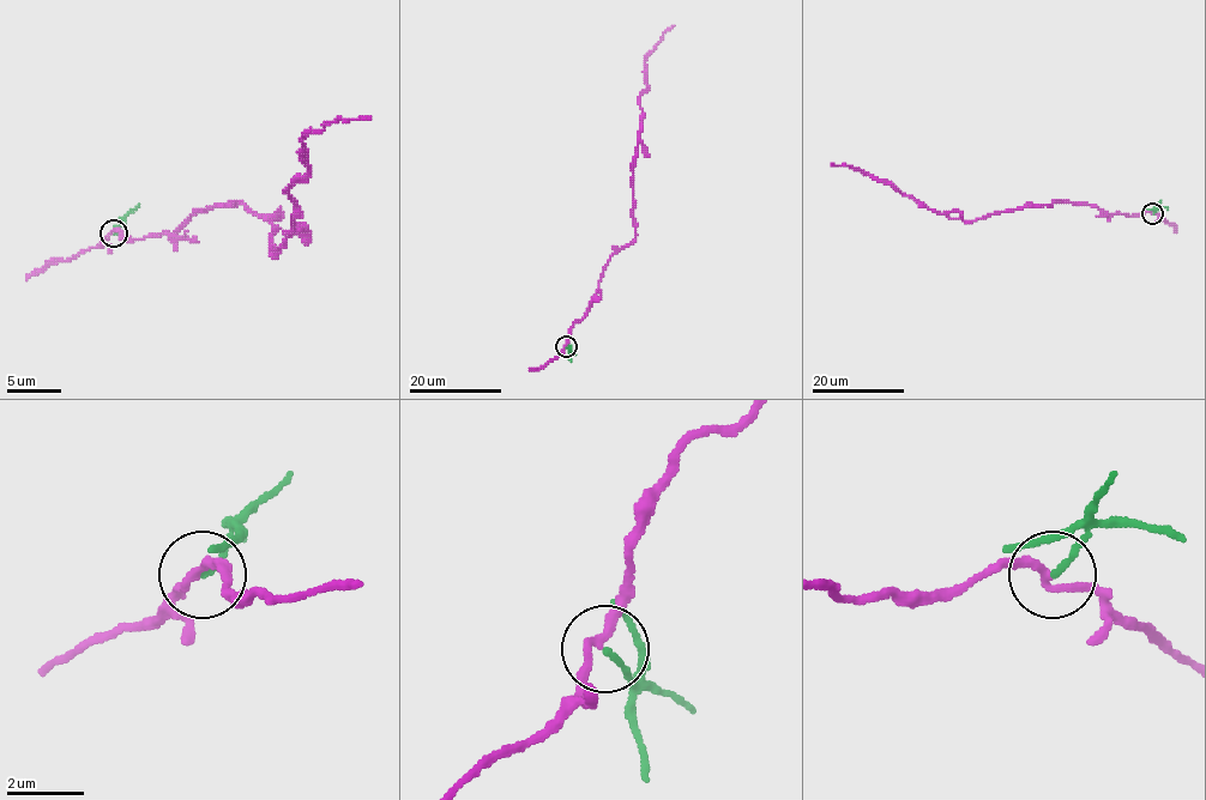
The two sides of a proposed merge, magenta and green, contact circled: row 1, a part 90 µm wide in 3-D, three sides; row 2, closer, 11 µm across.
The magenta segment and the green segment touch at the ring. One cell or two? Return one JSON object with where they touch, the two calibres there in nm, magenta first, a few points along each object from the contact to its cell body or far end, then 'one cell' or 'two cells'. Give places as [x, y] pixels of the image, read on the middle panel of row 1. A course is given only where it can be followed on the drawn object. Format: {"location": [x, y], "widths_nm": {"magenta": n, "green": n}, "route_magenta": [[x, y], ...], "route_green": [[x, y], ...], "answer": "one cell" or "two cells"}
{"location": [566, 346], "widths_nm": {"magenta": 200, "green": 150}, "route_magenta": [[565, 347], [608, 260], [633, 241], [632, 177], [639, 98], [647, 88], [645, 59], [674, 26]], "route_green": [[566, 347], [571, 362]], "answer": "two cells"}

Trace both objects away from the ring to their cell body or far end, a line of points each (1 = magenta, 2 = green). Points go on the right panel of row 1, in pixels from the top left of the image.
1: (1153, 213), (1108, 214), (1096, 205), (1055, 200), (965, 223), (832, 164)
2: (1153, 213), (1157, 207), (1168, 208)

